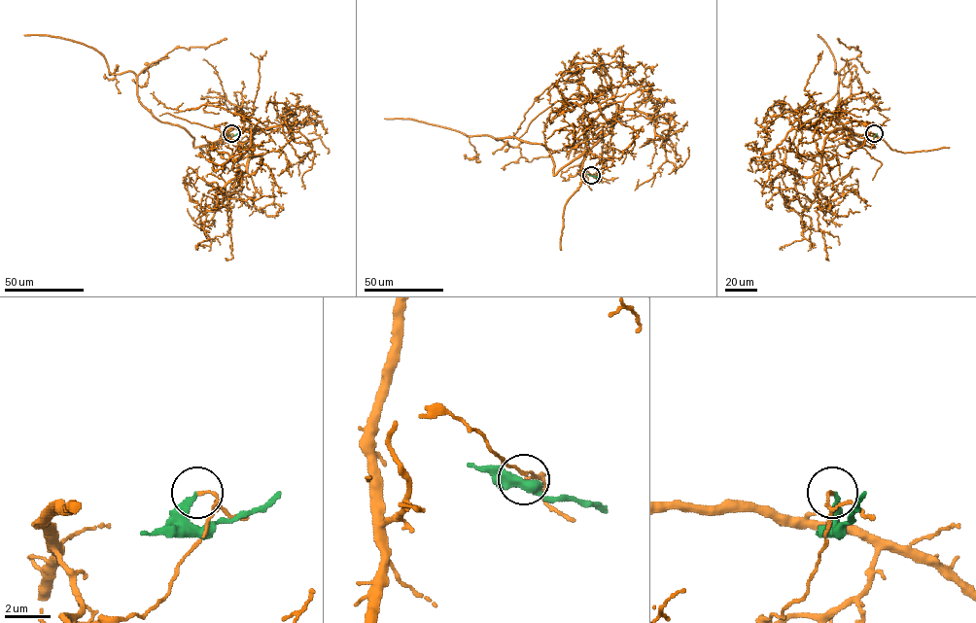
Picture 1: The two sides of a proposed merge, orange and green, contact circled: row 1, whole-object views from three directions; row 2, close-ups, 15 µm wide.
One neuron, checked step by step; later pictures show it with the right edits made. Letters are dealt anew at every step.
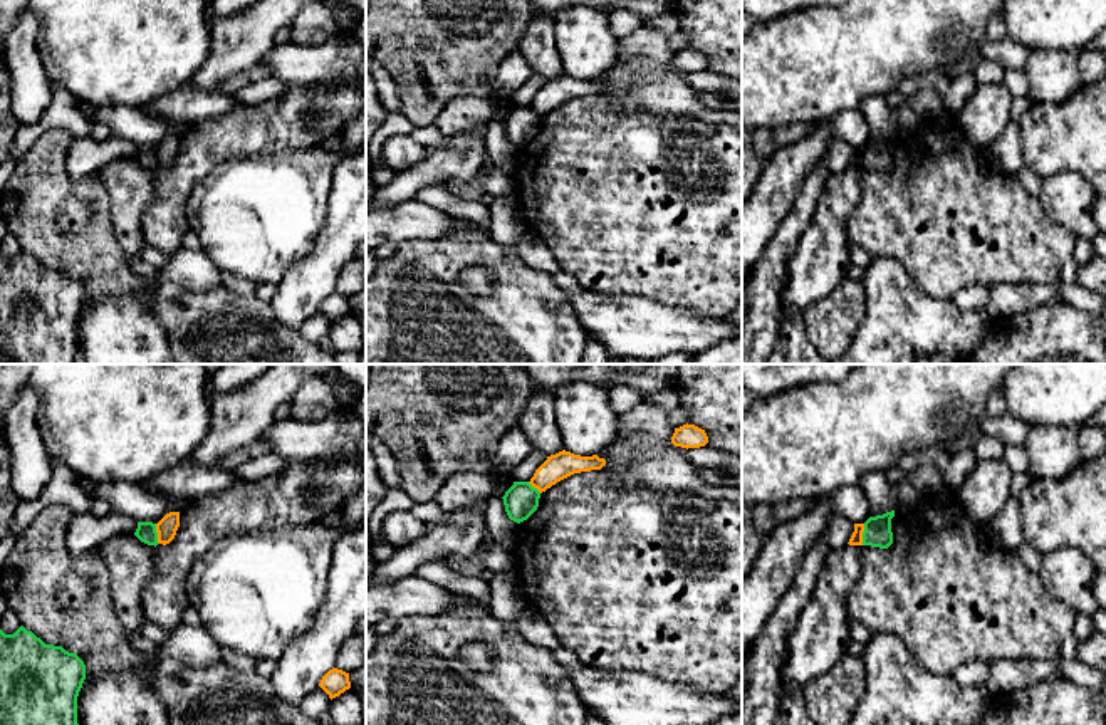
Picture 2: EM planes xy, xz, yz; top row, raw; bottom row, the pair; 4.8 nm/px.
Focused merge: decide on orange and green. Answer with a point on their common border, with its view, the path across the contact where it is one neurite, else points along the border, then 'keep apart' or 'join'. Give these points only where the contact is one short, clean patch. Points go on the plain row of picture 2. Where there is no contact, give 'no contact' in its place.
contact yz (861, 158); border yz (865, 148), (861, 168); keep apart

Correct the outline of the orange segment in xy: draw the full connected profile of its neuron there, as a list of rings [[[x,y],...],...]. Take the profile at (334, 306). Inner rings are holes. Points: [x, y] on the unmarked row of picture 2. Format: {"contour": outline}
{"contour": [[[332,292],[322,300],[319,310],[332,324],[351,312],[349,297]]]}

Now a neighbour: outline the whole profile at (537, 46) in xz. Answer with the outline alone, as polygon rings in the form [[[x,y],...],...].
[[[534,12],[519,50],[534,74],[542,74],[547,81],[564,74],[564,65],[556,49],[556,18],[552,13]]]

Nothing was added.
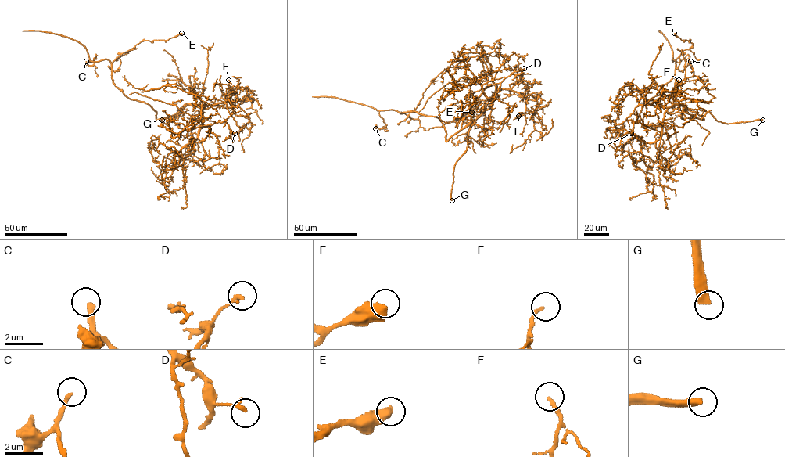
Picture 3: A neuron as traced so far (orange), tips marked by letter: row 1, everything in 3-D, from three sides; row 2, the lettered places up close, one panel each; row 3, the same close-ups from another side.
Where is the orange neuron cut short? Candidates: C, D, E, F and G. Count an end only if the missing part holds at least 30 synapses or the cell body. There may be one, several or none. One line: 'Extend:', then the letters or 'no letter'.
Extend: C, G

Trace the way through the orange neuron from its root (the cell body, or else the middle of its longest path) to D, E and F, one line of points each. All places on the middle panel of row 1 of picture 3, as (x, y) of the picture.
D: (456, 134), (489, 108), (500, 83), (506, 77), (524, 68)
E: (456, 134), (446, 141), (438, 118), (401, 113), (417, 119), (428, 131), (471, 112)
F: (456, 134), (487, 109), (492, 104), (495, 94), (503, 89), (526, 95), (525, 113), (518, 116)

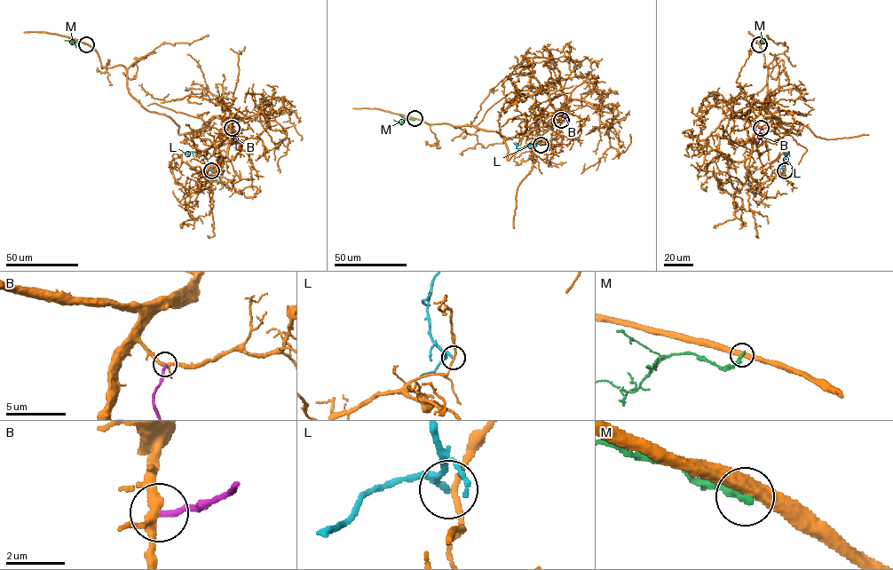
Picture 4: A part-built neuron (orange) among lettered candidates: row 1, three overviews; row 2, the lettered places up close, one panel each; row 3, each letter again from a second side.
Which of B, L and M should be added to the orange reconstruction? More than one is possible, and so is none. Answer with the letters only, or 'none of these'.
none of these

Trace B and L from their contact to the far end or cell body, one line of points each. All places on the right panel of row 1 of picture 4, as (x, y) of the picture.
B: (761, 128), (759, 141), (751, 140)
L: (785, 170), (782, 163), (789, 152), (786, 156)

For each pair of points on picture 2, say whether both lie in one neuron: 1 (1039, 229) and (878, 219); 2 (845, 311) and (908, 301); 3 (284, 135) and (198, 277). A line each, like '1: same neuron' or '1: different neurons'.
1: same neuron
2: different neurons
3: different neurons

